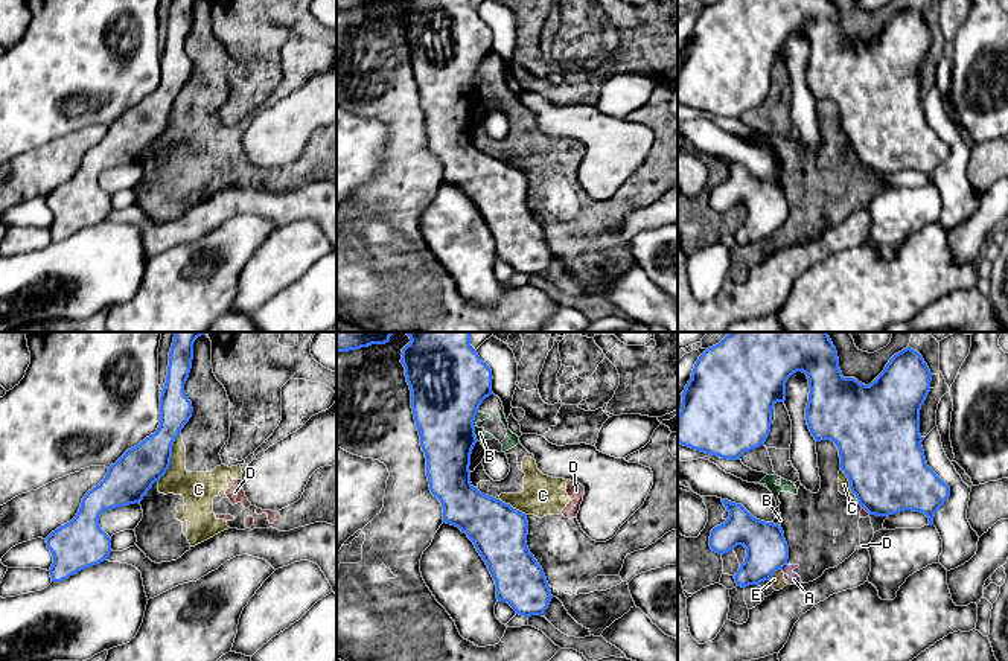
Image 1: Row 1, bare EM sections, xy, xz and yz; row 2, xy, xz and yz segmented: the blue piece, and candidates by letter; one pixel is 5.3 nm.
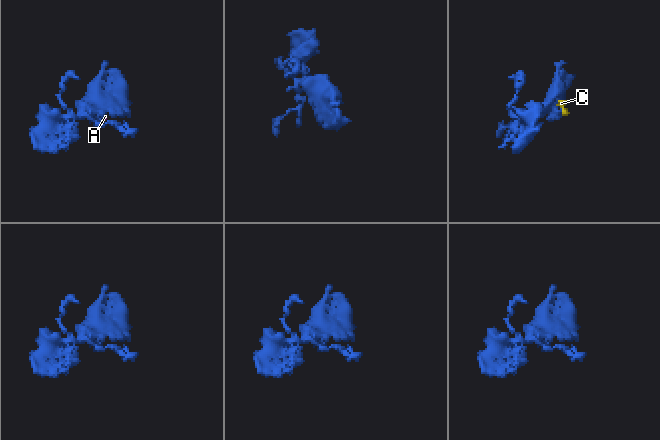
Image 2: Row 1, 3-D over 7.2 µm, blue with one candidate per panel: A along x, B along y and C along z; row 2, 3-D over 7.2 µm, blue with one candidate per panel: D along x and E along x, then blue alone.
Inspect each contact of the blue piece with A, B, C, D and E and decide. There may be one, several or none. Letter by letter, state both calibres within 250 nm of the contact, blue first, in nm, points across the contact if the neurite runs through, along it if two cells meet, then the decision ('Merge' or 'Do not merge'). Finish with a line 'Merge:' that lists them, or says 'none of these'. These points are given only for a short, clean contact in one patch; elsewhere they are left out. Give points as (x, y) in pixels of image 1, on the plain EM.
A: Thickness 220 nm (blue) against 60 nm. Boundary: yz (786, 221), (781, 227). Do not merge
B: Thickness 380 nm (blue) against 60 nm. Do not merge
C: Thickness 240 nm (blue) against 190 nm. Boundary: xy (180, 93), (172, 105), (171, 124), (157, 139). Do not merge
D: Thickness 420 nm (blue) against 50 nm. Boundary: yz (862, 165), (870, 172). Do not merge
E: Thickness 220 nm (blue) against 80 nm. Boundary: yz (781, 227), (769, 238). Do not merge
Merge: none of these

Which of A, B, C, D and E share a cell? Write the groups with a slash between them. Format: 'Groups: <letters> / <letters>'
Groups: A B C D E

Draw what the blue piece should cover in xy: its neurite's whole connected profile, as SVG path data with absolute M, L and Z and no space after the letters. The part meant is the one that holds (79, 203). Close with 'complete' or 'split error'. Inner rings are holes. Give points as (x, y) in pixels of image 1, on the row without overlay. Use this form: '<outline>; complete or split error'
M172 2L157 90L111 123L105 137L85 152L76 175L46 196L53 215L49 228L52 241L62 241L107 219L111 198L99 184L100 174L116 166L140 163L152 143L169 128L174 101L193 70L184 50L192 27L193 2Z; complete

